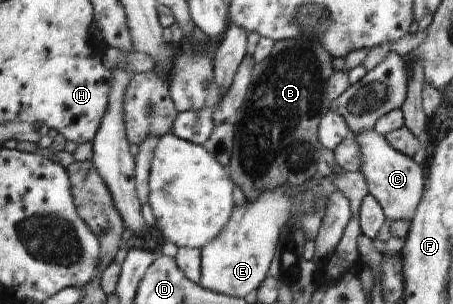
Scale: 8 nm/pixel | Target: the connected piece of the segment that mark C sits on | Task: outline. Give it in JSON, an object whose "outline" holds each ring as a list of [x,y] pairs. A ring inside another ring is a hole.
{"outline":[[[374,130],[361,131],[355,138],[361,145],[360,173],[367,183],[369,194],[379,201],[385,218],[392,222],[396,220],[410,222],[416,215],[417,205],[421,205],[421,201],[424,200],[425,188],[428,187],[423,169],[407,154],[397,151],[384,135]]]}

